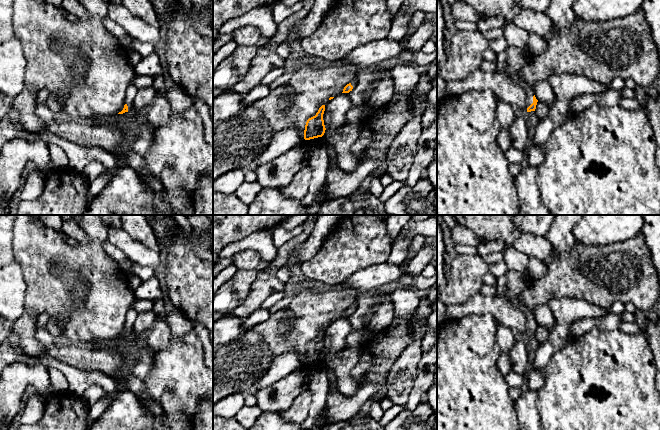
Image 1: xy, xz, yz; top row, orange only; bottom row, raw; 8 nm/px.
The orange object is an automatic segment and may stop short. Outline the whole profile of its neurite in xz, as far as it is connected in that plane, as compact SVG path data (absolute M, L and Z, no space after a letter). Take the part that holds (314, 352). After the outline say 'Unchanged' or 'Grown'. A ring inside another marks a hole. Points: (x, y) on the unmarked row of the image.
M322 329L316 339L307 344L304 354L305 364L322 361L324 359L326 354L323 344L324 335L325 329Z. Unchanged

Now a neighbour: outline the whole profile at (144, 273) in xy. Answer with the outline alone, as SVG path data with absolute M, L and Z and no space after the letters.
M131 261L131 265L135 275L138 276L142 281L149 280L156 273L156 270L150 266L139 265L133 261Z

